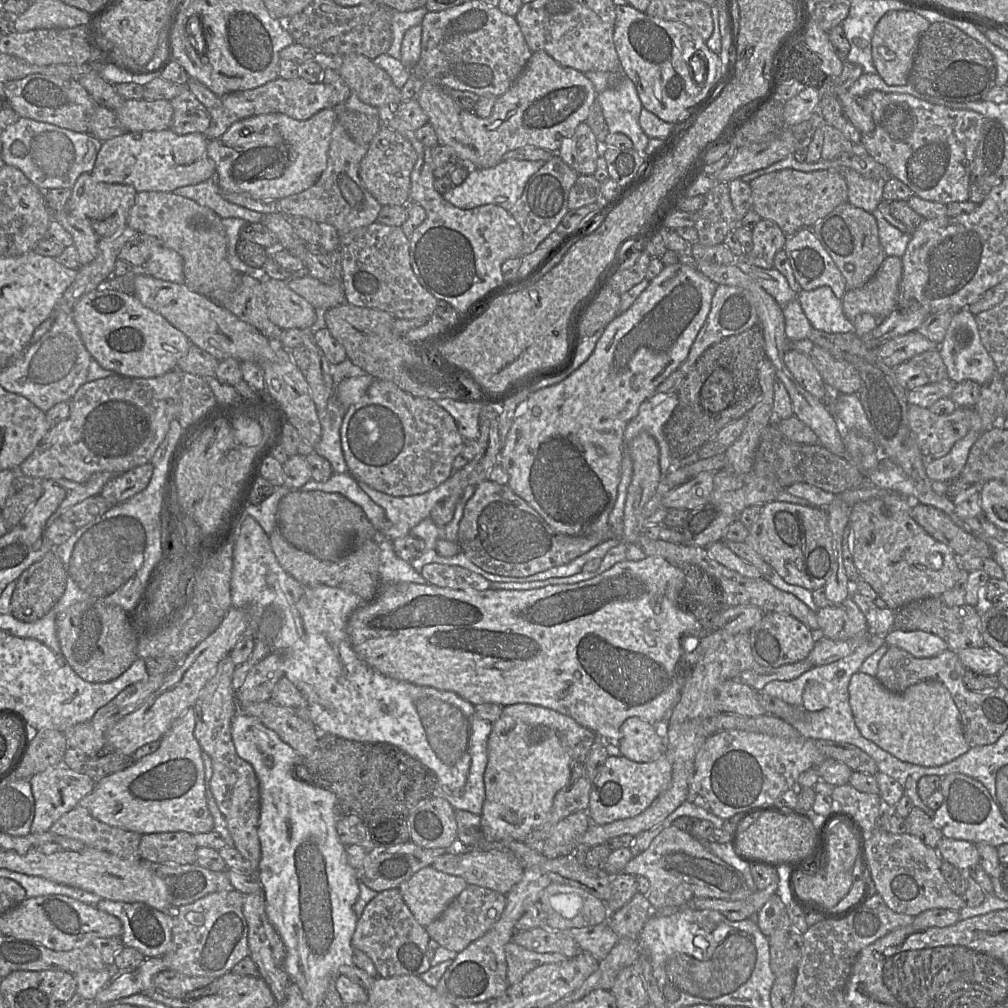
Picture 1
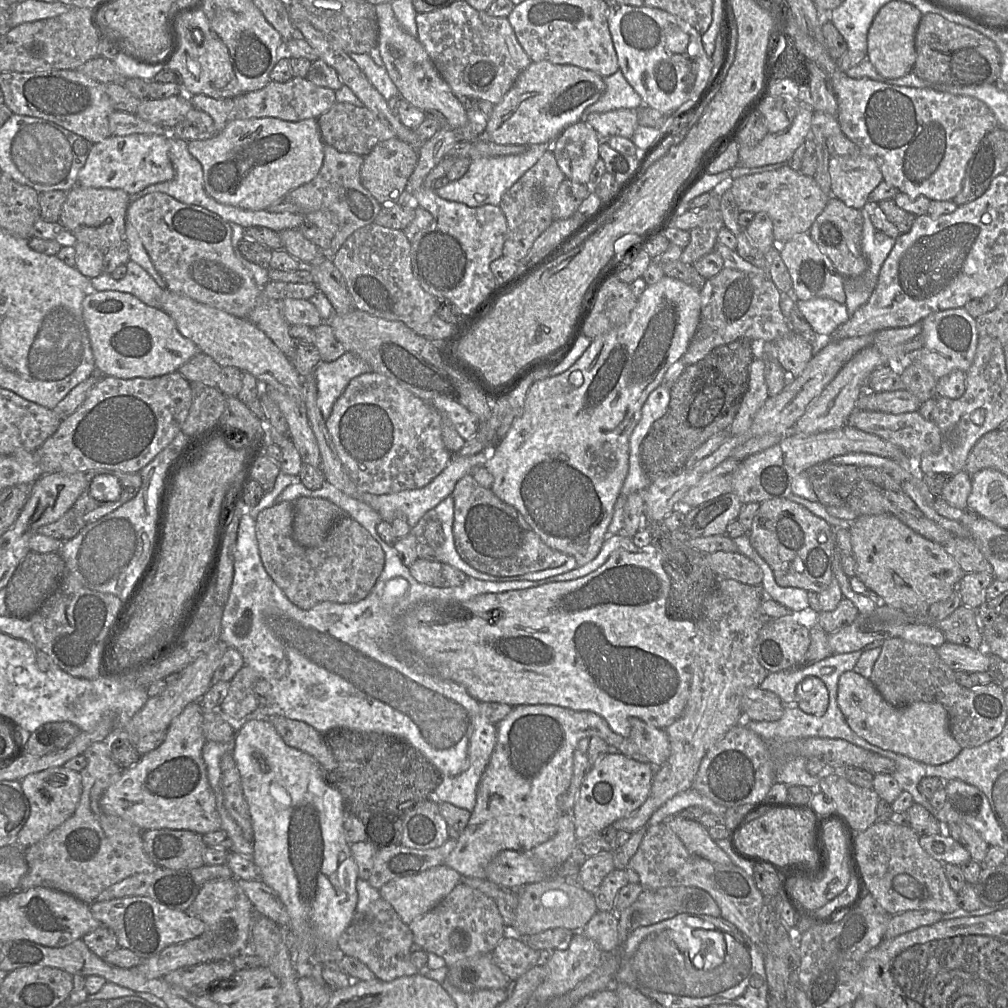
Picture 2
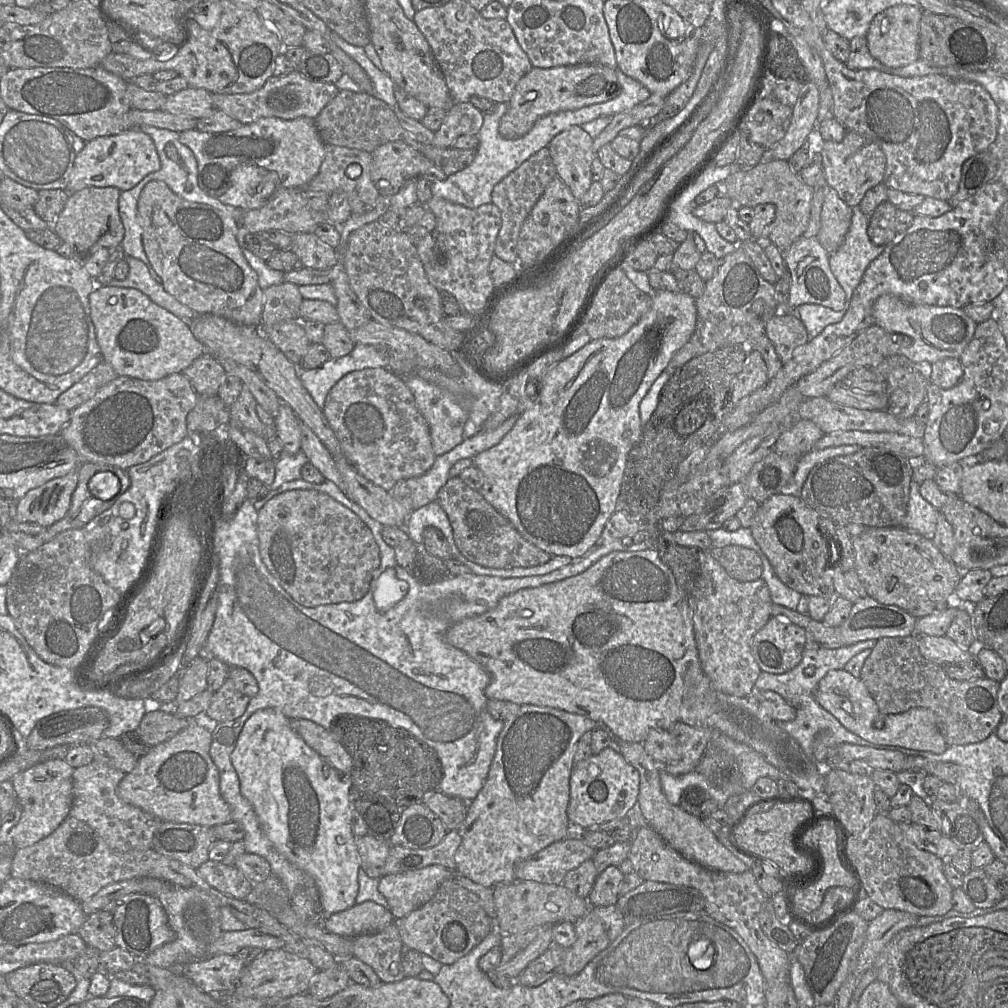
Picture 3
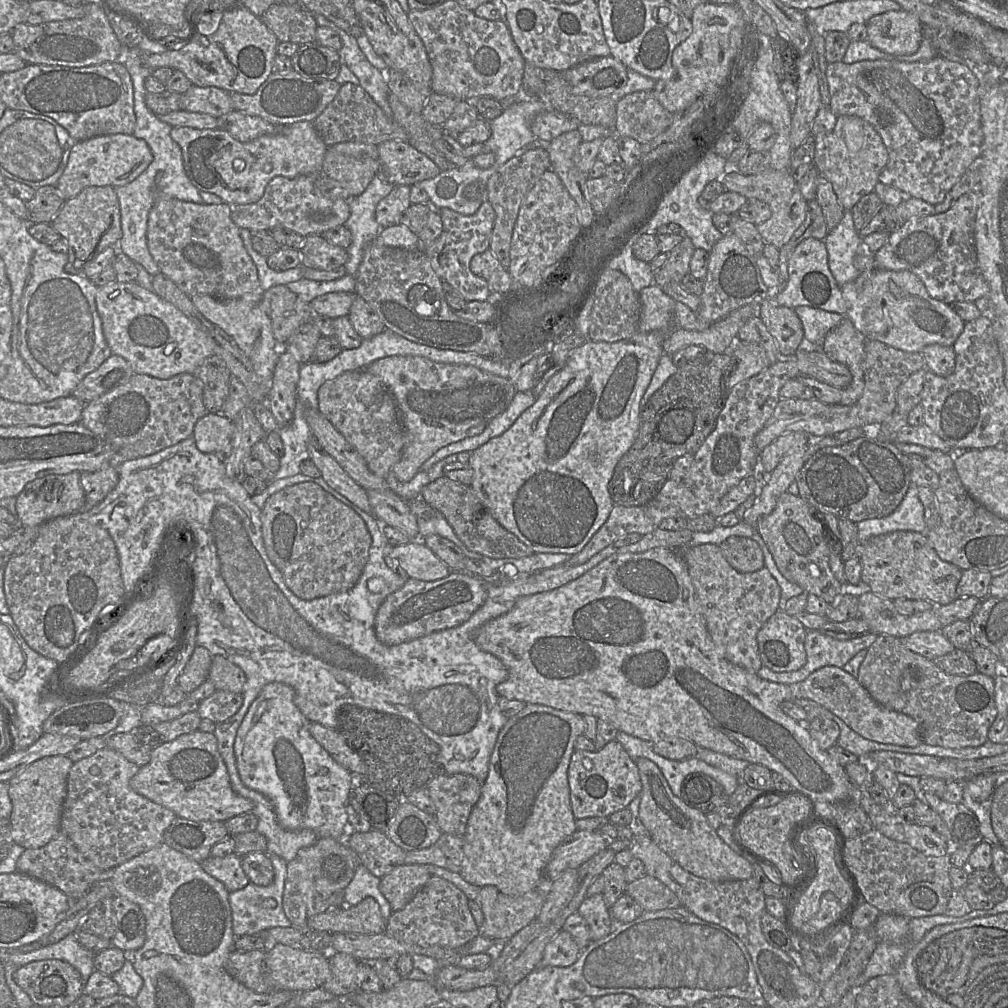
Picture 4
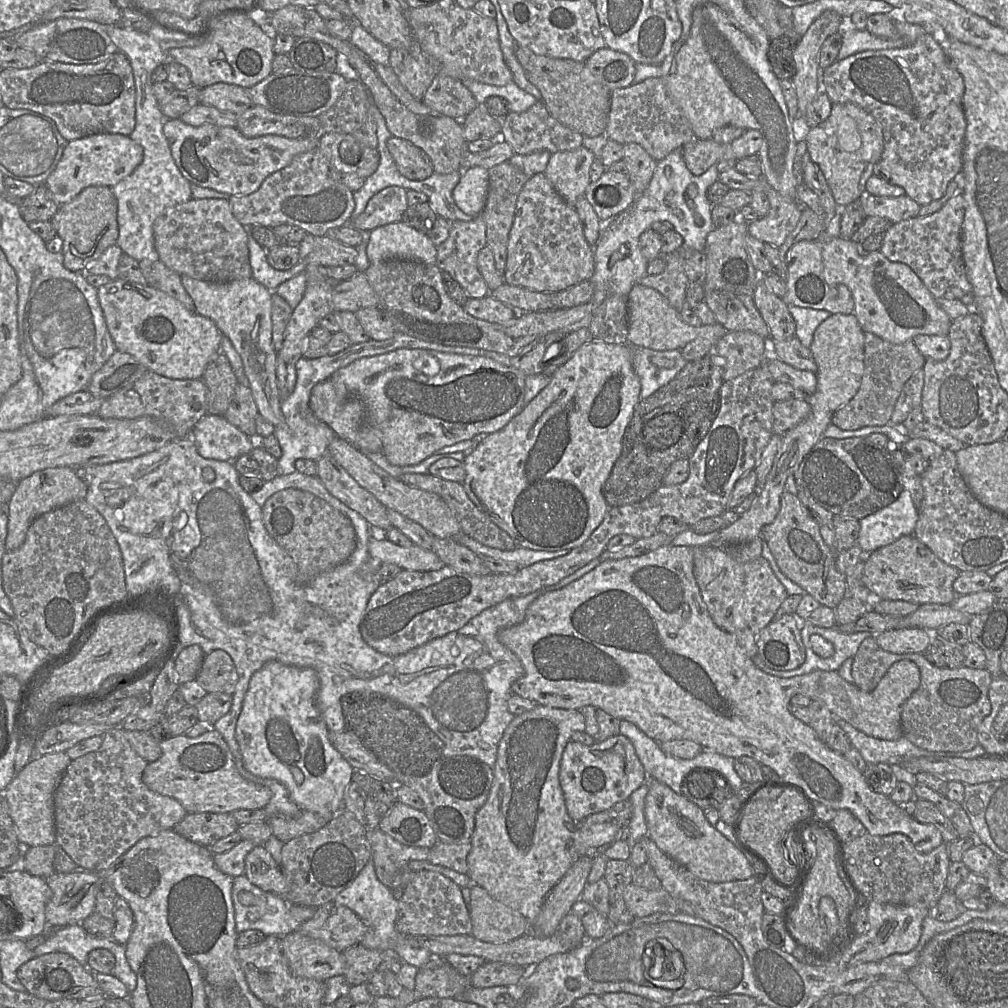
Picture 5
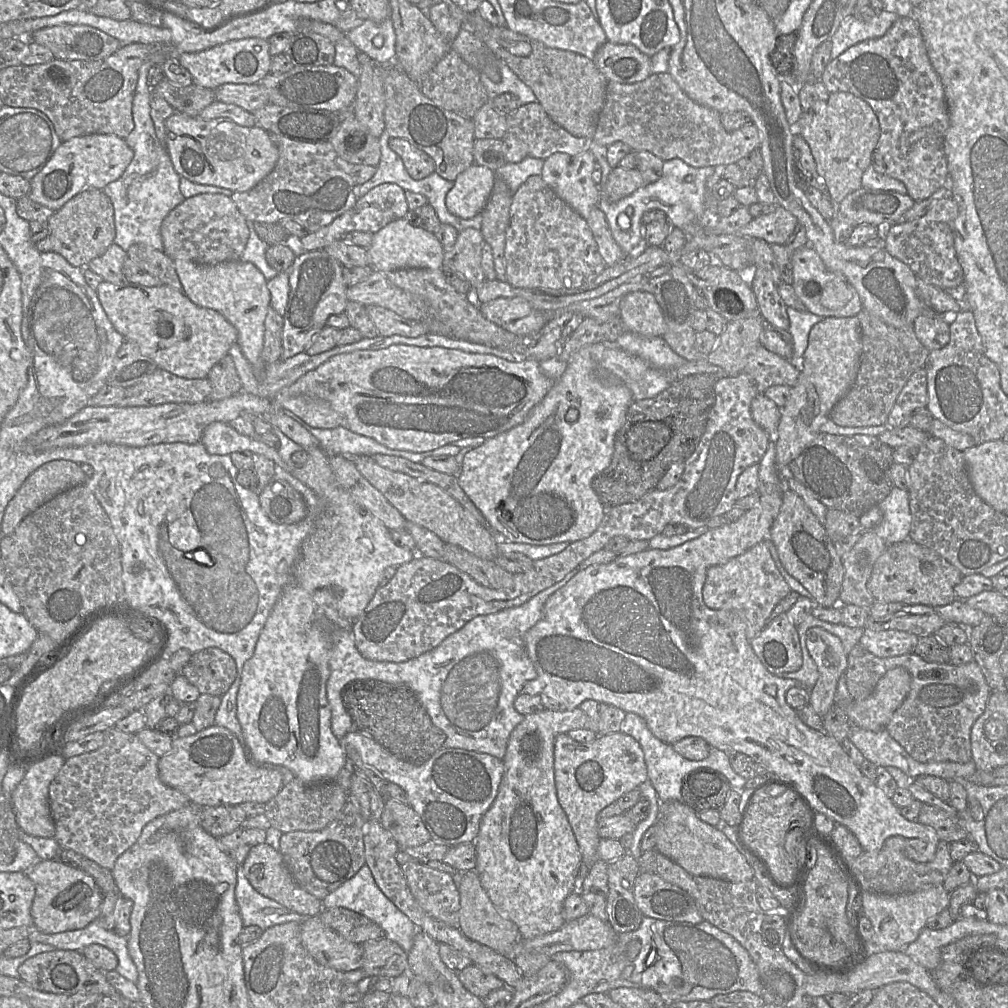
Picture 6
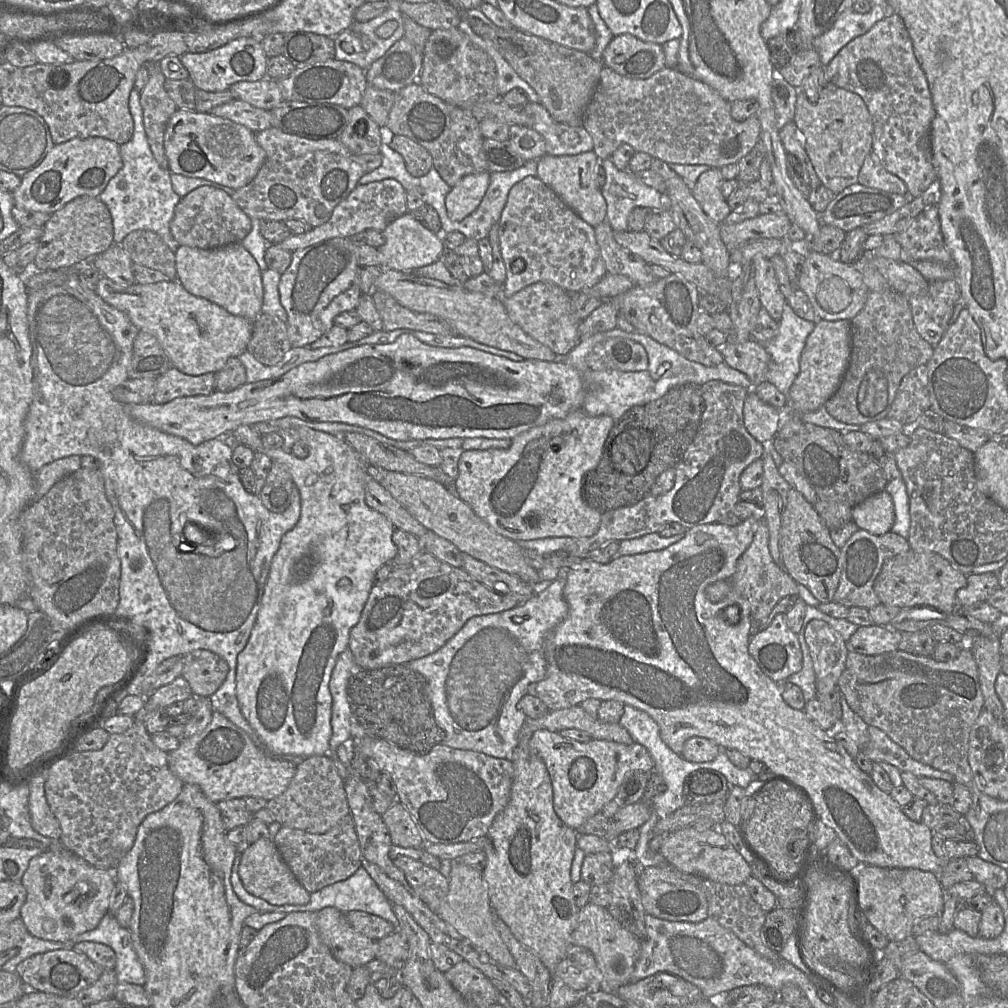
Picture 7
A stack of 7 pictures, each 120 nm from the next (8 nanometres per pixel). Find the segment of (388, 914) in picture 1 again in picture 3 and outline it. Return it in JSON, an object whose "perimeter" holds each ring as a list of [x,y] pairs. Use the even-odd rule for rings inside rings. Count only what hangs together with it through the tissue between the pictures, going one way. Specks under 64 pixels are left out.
{"perimeter":[[[394,922],[380,932],[352,939],[353,956],[370,966],[382,983],[398,982],[406,977],[402,955],[411,949],[404,947]]]}

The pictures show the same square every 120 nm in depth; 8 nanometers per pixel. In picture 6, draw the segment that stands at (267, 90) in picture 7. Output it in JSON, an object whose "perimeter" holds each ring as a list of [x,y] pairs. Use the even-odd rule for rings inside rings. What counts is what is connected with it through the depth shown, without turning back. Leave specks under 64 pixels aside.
{"perimeter":[[[261,83],[223,84],[215,90],[215,98],[215,101],[235,104],[249,112],[270,103],[268,92]]]}

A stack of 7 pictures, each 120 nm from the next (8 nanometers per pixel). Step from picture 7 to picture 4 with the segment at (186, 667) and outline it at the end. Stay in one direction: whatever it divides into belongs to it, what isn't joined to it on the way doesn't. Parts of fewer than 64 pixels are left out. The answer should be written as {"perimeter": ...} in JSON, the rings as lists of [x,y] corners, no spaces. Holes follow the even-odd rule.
{"perimeter":[[[215,655],[212,656],[211,659],[211,666],[209,670],[208,679],[210,679],[214,683],[216,690],[224,690],[236,694],[242,694],[244,684],[246,682],[246,675],[240,667],[233,664],[225,657]]]}

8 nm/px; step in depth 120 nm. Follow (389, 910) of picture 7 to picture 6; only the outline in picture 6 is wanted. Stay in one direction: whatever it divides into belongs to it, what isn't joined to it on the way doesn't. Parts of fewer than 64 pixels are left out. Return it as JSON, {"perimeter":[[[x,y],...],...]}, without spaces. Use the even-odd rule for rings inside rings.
{"perimeter":[[[366,864],[352,878],[328,894],[321,903],[323,909],[343,907],[366,916],[382,928],[384,937],[396,942],[405,952],[410,951],[414,936],[419,930],[379,889]],[[238,865],[236,870],[235,899],[244,927],[253,925],[264,931],[275,925],[304,920],[301,915],[258,893],[244,876],[242,865]],[[266,907],[276,909],[276,913],[265,914],[263,909]]]}

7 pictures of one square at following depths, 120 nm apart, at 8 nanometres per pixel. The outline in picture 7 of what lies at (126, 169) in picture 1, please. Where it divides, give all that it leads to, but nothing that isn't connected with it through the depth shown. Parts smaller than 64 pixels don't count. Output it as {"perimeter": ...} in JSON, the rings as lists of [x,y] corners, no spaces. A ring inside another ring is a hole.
{"perimeter":[[[104,137],[73,138],[66,142],[55,144],[38,166],[21,177],[20,185],[12,192],[14,206],[51,215],[79,196],[98,197],[109,180],[121,169],[122,165],[123,161],[119,145]]]}

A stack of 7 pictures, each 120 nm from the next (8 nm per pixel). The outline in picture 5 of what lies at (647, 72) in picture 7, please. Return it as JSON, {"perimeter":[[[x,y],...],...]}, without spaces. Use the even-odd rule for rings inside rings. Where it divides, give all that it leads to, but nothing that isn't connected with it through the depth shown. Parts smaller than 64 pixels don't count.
{"perimeter":[[[607,46],[595,51],[585,61],[587,70],[609,90],[632,85],[636,64],[628,54]]]}

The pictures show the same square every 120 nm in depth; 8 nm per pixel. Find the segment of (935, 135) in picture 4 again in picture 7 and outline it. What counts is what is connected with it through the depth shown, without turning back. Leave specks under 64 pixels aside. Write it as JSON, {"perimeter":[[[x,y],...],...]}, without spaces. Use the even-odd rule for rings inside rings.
{"perimeter":[[[894,13],[884,17],[865,34],[854,38],[840,49],[824,67],[824,77],[826,83],[854,92],[863,99],[874,127],[872,153],[888,172],[904,181],[911,196],[917,198],[928,189],[937,186],[931,145],[931,124],[935,117],[935,109],[925,73],[916,59],[911,38],[899,15]]]}

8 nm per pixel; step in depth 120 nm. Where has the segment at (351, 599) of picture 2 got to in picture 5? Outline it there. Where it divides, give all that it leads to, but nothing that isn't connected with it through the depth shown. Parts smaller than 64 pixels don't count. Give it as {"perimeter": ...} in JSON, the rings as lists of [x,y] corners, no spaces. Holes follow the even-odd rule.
{"perimeter":[[[283,489],[270,496],[261,509],[268,534],[297,565],[298,584],[307,585],[321,573],[346,562],[356,548],[356,534],[350,519],[310,492]]]}

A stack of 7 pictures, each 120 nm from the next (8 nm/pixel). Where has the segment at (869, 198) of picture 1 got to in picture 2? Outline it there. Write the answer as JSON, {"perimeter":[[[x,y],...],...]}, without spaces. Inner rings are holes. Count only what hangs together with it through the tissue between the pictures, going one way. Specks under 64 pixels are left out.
{"perimeter":[[[833,155],[829,160],[831,195],[848,207],[862,209],[870,193],[883,181],[877,162],[868,155]]]}

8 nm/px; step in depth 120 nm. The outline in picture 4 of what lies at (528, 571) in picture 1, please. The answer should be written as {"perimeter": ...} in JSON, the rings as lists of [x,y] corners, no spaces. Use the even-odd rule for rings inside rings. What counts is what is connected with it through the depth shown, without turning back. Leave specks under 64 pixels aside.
{"perimeter":[[[441,476],[422,489],[420,499],[445,517],[455,534],[470,551],[493,559],[518,559],[534,553],[493,518],[470,486]]]}

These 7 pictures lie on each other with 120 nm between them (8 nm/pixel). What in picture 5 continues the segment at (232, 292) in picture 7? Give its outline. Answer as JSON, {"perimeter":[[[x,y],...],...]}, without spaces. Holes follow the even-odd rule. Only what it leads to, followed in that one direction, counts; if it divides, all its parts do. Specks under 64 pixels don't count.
{"perimeter":[[[187,275],[180,276],[182,285],[194,302],[196,312],[211,319],[222,334],[231,340],[235,350],[240,355],[245,375],[248,378],[248,385],[252,391],[259,414],[275,427],[286,427],[286,420],[281,410],[281,397],[277,383],[277,352],[272,343],[271,312],[273,291],[267,289],[252,277],[218,283],[195,279]]]}

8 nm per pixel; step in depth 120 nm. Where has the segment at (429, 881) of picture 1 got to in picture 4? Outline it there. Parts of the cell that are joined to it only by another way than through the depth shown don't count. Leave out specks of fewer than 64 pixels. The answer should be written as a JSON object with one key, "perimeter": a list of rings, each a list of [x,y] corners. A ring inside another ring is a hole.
{"perimeter":[[[403,864],[380,878],[379,890],[394,912],[404,908],[431,876],[428,865]]]}

